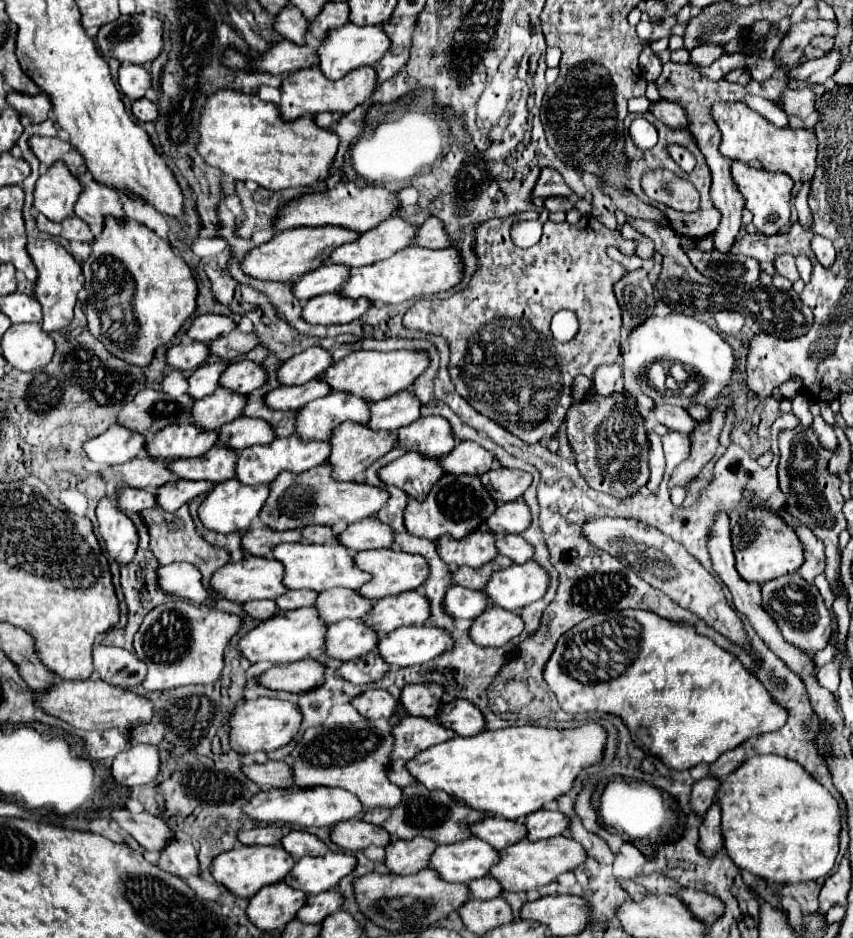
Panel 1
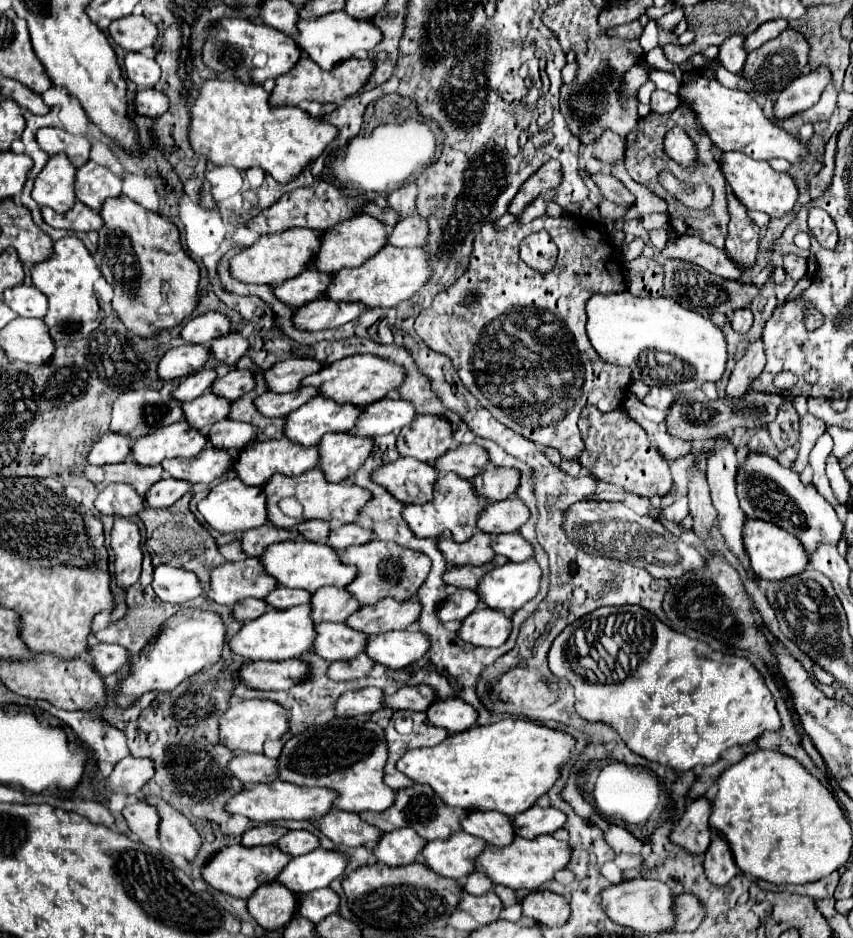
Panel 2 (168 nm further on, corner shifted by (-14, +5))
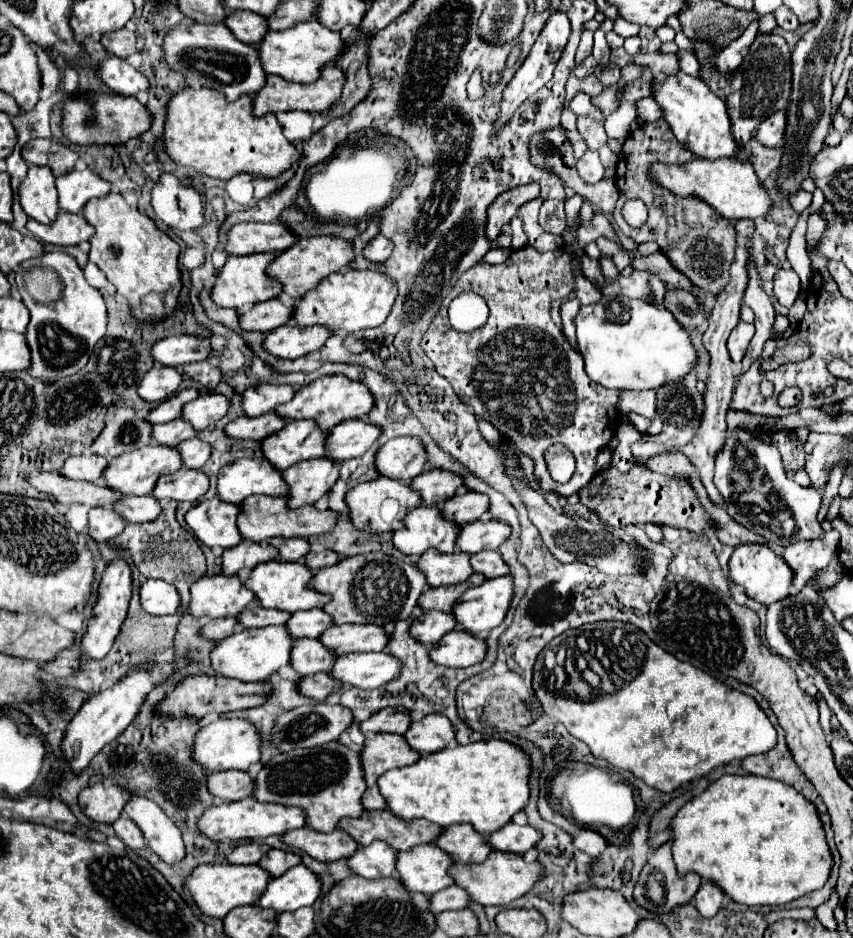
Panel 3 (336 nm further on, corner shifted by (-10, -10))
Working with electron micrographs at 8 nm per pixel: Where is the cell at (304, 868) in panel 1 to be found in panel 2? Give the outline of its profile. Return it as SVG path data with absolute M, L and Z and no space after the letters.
M320 847L292 859L280 873L278 881L284 883L294 893L304 895L328 887L334 879L338 879L346 871L348 863L350 863L348 853L338 849L328 851Z

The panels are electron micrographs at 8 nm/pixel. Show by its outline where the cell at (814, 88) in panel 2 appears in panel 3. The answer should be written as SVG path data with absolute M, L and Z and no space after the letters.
M774 112L772 116L768 116L768 120L764 120L758 126L756 140L762 146L768 146L768 148L782 146L782 142L784 142L784 124L786 124L786 114L784 112Z

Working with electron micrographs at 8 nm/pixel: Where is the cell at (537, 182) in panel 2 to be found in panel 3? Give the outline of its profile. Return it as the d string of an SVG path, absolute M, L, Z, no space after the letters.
M536 182L510 188L508 192L500 194L496 202L492 202L492 208L488 208L488 224L486 224L486 236L488 240L494 240L506 224L510 224L512 216L518 212L522 204L528 200L534 200L540 196L540 186Z

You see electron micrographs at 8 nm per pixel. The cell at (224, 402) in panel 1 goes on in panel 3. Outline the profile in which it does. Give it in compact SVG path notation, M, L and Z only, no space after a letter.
M176 418L168 424L156 424L152 426L152 438L158 442L158 444L164 444L164 446L178 446L182 440L188 440L192 436L198 436L196 430L184 422L182 418Z

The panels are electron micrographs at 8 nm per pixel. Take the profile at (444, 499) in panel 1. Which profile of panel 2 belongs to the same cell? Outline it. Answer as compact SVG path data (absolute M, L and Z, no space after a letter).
M446 473L446 475L440 475L434 485L434 499L424 505L408 505L404 509L404 519L408 521L416 537L438 537L444 529L448 529L452 531L454 541L462 543L474 535L478 515L484 511L486 505L488 505L488 499L480 497L476 489L472 489L470 479L456 477L456 473Z

